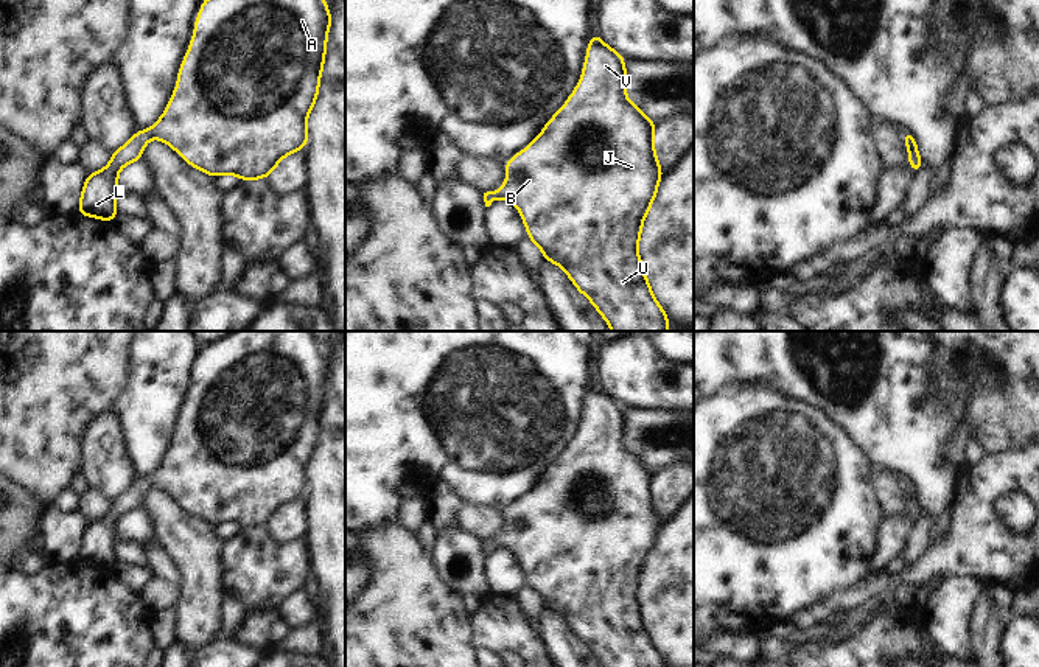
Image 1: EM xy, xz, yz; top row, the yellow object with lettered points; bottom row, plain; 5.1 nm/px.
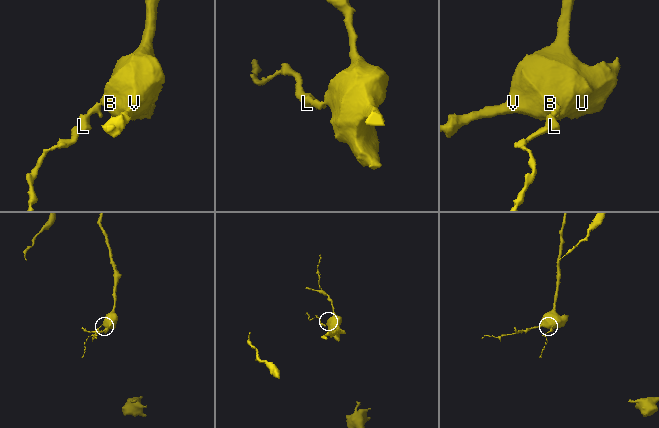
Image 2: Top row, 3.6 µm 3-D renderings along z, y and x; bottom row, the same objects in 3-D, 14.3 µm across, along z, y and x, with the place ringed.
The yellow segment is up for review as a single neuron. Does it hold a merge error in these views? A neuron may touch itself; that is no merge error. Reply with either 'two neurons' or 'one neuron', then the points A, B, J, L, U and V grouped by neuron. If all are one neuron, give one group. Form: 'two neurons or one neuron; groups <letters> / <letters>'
one neuron; groups A B J L U V

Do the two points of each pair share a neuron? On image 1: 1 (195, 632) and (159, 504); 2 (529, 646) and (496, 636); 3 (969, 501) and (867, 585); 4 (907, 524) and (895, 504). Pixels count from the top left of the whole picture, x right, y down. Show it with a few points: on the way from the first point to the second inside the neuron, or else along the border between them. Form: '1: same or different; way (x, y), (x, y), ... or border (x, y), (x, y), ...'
1: same; way (196, 600), (196, 551), (182, 535)
2: same; way (521, 638), (504, 636)
3: same; way (963, 532), (920, 574), (898, 579)
4: different; border (907, 510), (884, 516)

